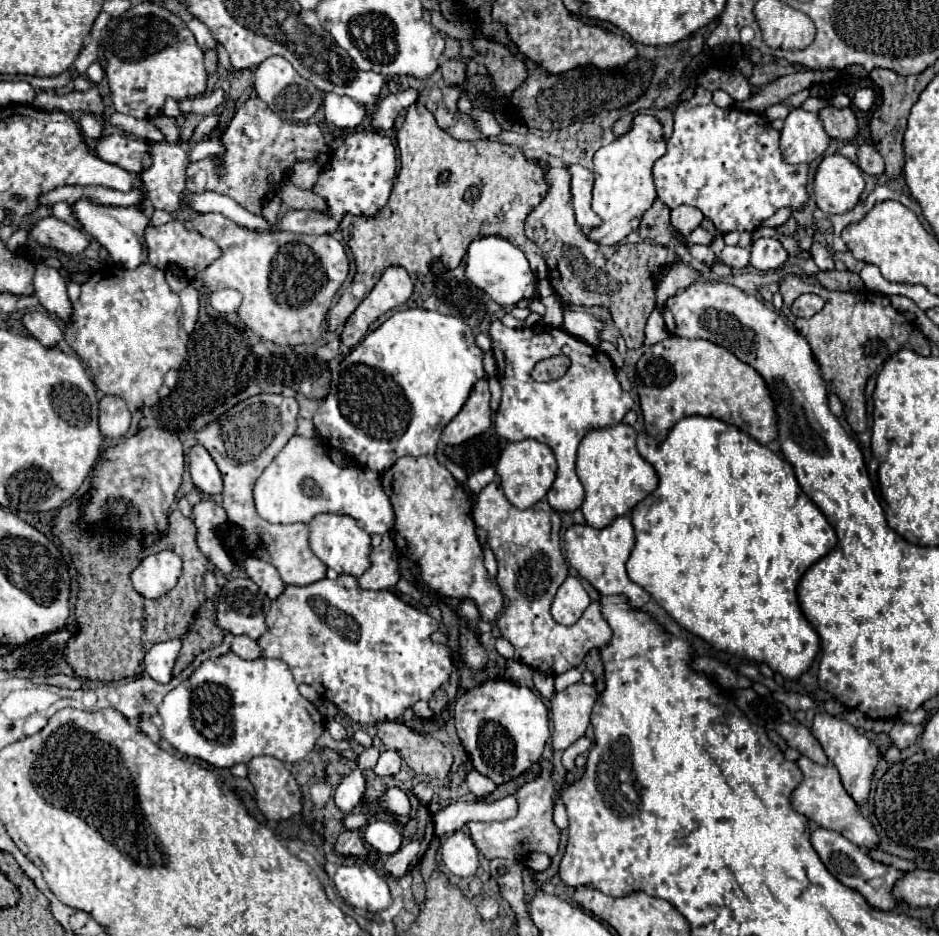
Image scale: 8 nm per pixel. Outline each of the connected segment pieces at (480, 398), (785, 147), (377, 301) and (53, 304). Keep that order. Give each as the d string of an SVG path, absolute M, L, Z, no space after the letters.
M481 378L471 390L463 410L445 426L441 434L443 444L461 444L491 426L491 408L489 408L489 388L487 380Z
M793 108L785 118L779 148L787 164L809 164L827 150L829 140L815 112Z
M389 266L373 290L355 308L349 320L343 324L341 342L349 348L357 346L365 336L371 322L375 322L387 310L395 310L413 294L413 280L403 266Z
M37 264L35 268L35 296L39 298L41 306L47 308L51 314L59 316L65 324L71 322L71 300L67 296L67 284L63 276L45 264Z

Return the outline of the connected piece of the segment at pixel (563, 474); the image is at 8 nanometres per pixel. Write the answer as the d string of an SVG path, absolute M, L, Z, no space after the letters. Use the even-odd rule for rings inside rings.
M495 320L491 322L489 336L493 340L497 378L503 388L503 400L495 412L495 430L509 442L535 438L553 450L557 478L547 492L547 502L559 512L573 512L583 502L583 486L575 474L577 446L581 438L593 428L619 424L633 408L633 398L621 388L611 358L595 346L567 334L563 328L535 324L511 330ZM553 356L567 356L571 360L565 376L551 382L533 380L531 370L535 364Z

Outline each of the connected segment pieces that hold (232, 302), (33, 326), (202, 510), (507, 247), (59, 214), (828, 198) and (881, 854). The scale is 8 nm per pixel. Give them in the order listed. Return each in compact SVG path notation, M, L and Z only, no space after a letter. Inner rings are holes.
M223 288L223 290L213 292L209 302L219 314L231 314L231 312L237 312L237 308L241 304L241 294L237 290Z
M39 310L25 312L21 322L29 330L29 334L35 336L43 346L57 346L57 342L63 338L61 328L45 312L39 312Z
M203 498L193 506L193 522L197 528L197 546L209 558L209 562L221 572L229 574L233 570L233 562L227 556L217 530L227 522L227 512L213 498Z
M485 236L477 238L469 244L467 248L467 266L465 266L465 276L483 292L487 292L499 306L509 308L515 306L523 298L535 296L535 274L529 268L529 262L525 254L507 242L501 236Z
M63 202L55 204L55 206L53 206L53 216L55 216L55 218L59 218L59 220L65 220L67 224L71 224L71 226L79 228L81 232L85 232L85 230L83 230L83 226L81 226L81 222L75 218L75 214L73 214L73 210L71 210L71 206L69 206L69 204L63 204Z
M841 154L825 156L813 176L815 202L827 214L851 210L859 202L863 188L865 182L859 166Z
M879 849L868 850L867 854L876 861L893 866L902 871L914 870L916 868L914 861L891 855Z

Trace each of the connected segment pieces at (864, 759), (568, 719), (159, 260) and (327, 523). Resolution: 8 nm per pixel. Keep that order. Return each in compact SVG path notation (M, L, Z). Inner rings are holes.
M817 714L815 716L813 736L821 742L827 758L839 770L841 782L843 782L845 790L849 792L849 796L855 800L857 806L863 806L867 802L867 796L869 796L869 790L871 790L871 776L873 776L875 766L877 766L879 756L881 756L877 746L867 736L859 734L849 722L843 722L839 718L829 716L829 714Z
M583 682L571 684L555 694L551 702L553 750L565 750L569 744L573 744L585 734L595 700L597 700L595 686L585 686Z
M171 220L169 224L159 226L159 228L157 226L147 226L145 240L147 240L147 246L149 246L149 264L151 266L167 268L169 264L177 264L185 270L185 274L189 278L195 276L195 270L207 268L215 258L221 256L221 250L213 240L201 236L199 232L187 230L181 220Z
M317 514L309 522L309 546L313 554L333 568L337 574L361 576L369 568L367 554L371 552L371 534L357 526L351 516L345 514Z

